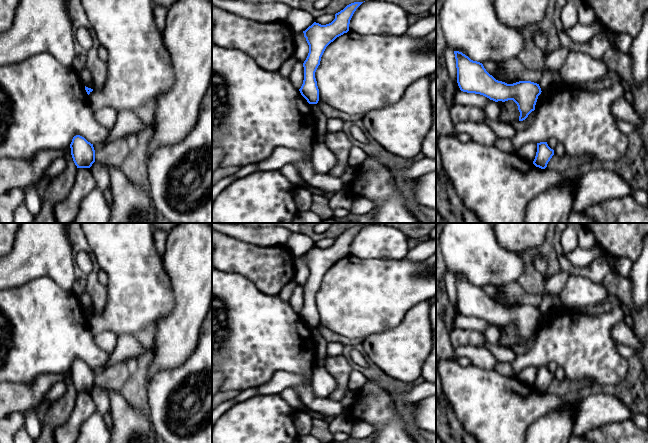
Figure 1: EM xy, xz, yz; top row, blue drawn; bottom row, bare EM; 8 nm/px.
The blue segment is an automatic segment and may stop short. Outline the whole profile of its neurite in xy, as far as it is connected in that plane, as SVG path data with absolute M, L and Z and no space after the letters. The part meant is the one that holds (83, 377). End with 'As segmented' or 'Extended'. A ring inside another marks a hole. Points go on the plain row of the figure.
M76 359L70 368L71 379L77 392L90 392L95 386L95 374L93 368L84 361Z. As segmented

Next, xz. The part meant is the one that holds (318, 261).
M354 226L347 229L343 234L335 238L335 243L329 248L321 249L314 246L303 255L309 269L309 277L303 287L304 304L299 315L309 328L317 328L319 325L319 313L315 296L320 289L326 271L337 261L349 255L350 244L362 227Z. As segmented

